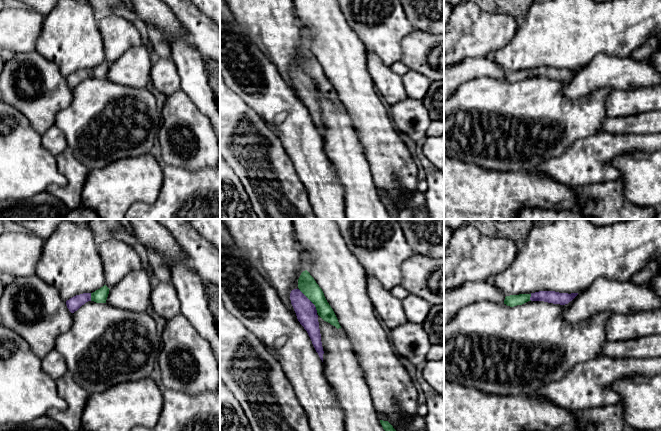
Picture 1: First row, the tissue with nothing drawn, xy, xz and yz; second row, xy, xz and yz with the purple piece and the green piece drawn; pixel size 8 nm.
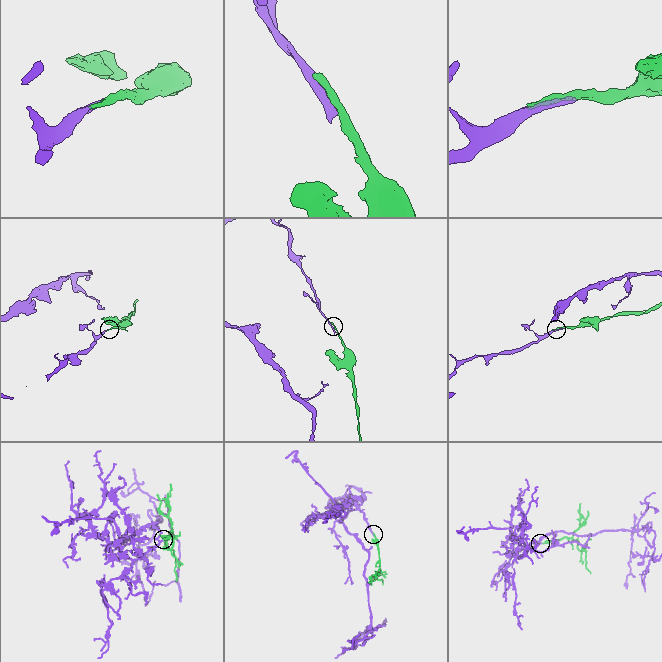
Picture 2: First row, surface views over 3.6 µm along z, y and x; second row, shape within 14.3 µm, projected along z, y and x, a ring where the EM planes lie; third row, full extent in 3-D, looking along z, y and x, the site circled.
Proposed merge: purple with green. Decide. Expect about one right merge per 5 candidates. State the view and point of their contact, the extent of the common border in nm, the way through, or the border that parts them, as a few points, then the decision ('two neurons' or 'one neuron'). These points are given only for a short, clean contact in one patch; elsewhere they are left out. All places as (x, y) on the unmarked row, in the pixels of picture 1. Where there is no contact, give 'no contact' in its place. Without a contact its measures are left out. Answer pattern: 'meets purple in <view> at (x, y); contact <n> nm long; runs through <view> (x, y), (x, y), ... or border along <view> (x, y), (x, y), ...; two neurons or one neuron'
meets purple in xz at (310, 77); contact 240 nm long; one neuron

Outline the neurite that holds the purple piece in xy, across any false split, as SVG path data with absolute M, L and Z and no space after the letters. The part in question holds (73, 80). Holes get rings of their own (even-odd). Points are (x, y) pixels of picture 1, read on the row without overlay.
M104 61L93 69L83 69L80 71L76 71L66 77L67 84L71 89L74 89L88 77L94 77L96 79L106 79L109 66L110 65L106 61Z

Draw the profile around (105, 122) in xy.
M88 77L73 89L73 100L55 117L55 124L65 135L67 148L88 170L101 169L122 158L149 153L157 141L163 118L153 91L116 84L108 79Z

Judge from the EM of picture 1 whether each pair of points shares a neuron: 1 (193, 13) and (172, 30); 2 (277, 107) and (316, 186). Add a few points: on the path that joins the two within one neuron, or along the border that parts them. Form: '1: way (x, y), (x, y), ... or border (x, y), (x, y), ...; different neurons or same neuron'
1: border (171, 10), (188, 30); different neurons
2: way (294, 127), (305, 146), (313, 166); same neuron

